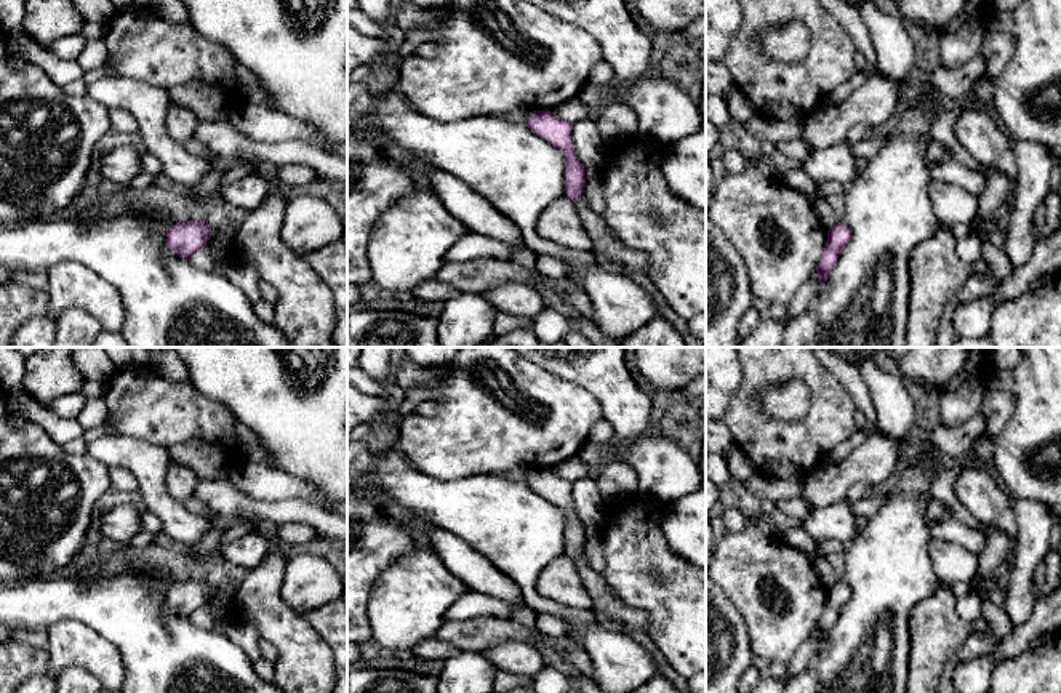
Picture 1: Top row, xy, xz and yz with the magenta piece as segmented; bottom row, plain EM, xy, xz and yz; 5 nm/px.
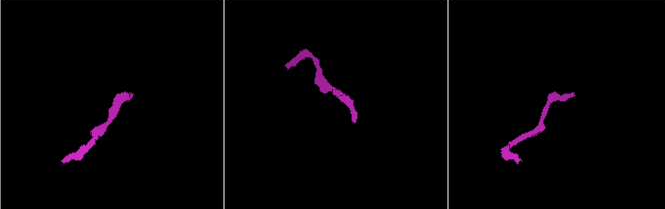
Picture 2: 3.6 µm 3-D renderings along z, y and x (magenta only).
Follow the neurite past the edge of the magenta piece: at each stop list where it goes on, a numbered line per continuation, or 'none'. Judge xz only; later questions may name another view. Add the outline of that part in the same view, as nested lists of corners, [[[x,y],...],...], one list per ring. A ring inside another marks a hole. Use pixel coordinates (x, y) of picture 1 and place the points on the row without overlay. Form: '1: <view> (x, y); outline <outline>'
none

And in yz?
none

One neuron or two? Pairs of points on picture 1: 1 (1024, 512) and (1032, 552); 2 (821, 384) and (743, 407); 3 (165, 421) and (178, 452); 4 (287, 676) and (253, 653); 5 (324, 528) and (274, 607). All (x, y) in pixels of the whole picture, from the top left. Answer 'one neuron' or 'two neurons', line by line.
1: one neuron
2: one neuron
3: two neurons
4: two neurons
5: two neurons

